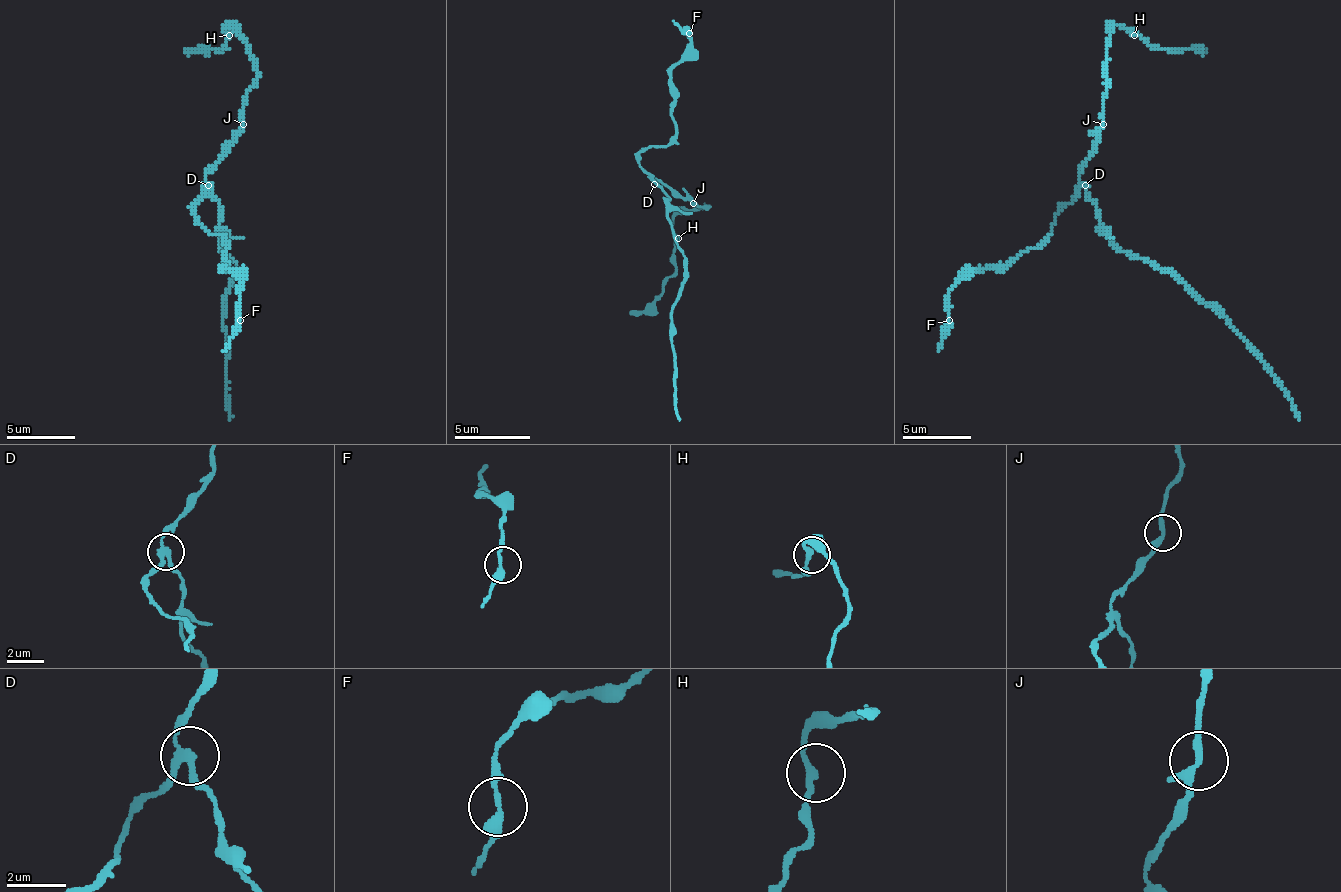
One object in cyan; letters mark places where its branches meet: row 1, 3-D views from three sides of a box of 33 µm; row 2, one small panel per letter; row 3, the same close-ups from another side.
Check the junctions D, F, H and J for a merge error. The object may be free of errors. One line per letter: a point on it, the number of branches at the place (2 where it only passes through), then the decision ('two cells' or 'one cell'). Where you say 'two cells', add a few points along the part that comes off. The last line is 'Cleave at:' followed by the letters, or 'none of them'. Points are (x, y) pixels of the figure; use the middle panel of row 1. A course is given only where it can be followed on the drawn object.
D: place (654, 184); branches 3; two cells; course (655, 184), (667, 196), (671, 226), (686, 260), (686, 279), (671, 313), (674, 404), (678, 420)
F: place (689, 33); branches 2; one cell
H: place (678, 238); branches 2; one cell
J: place (693, 203); branches 3; one cell
Cleave at: D

